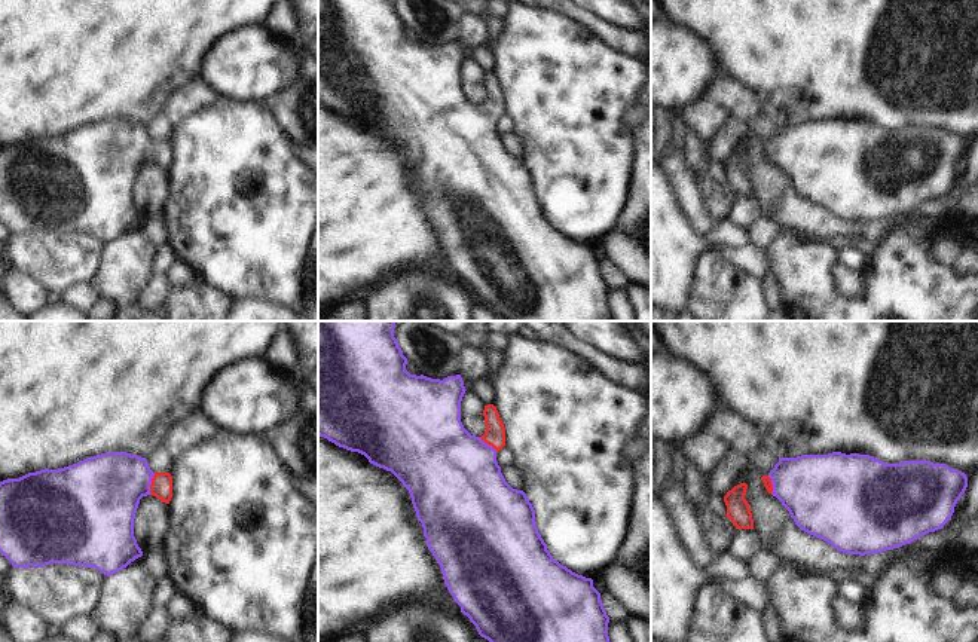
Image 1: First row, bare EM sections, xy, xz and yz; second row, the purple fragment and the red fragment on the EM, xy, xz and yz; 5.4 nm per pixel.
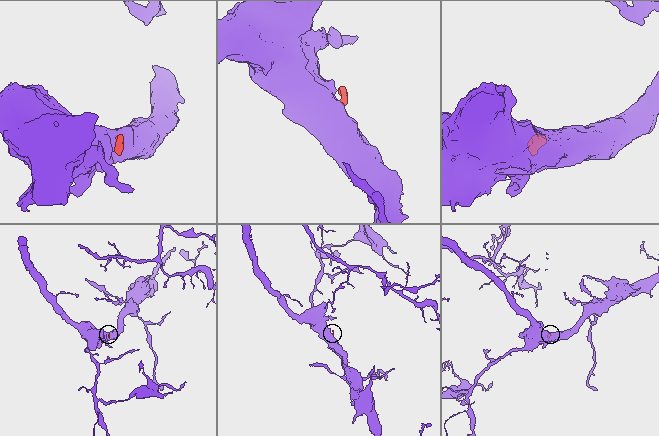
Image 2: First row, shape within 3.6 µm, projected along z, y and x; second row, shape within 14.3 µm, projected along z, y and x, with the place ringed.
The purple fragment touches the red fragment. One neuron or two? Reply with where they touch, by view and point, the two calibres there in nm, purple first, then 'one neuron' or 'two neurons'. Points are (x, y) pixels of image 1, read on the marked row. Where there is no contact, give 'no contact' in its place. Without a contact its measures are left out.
meets purple in xy at (150, 483); 380 nm thick on the purple side, 120 nm on the other; one neuron

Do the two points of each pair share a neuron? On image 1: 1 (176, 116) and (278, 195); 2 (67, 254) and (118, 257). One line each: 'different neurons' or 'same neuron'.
1: different neurons
2: different neurons

